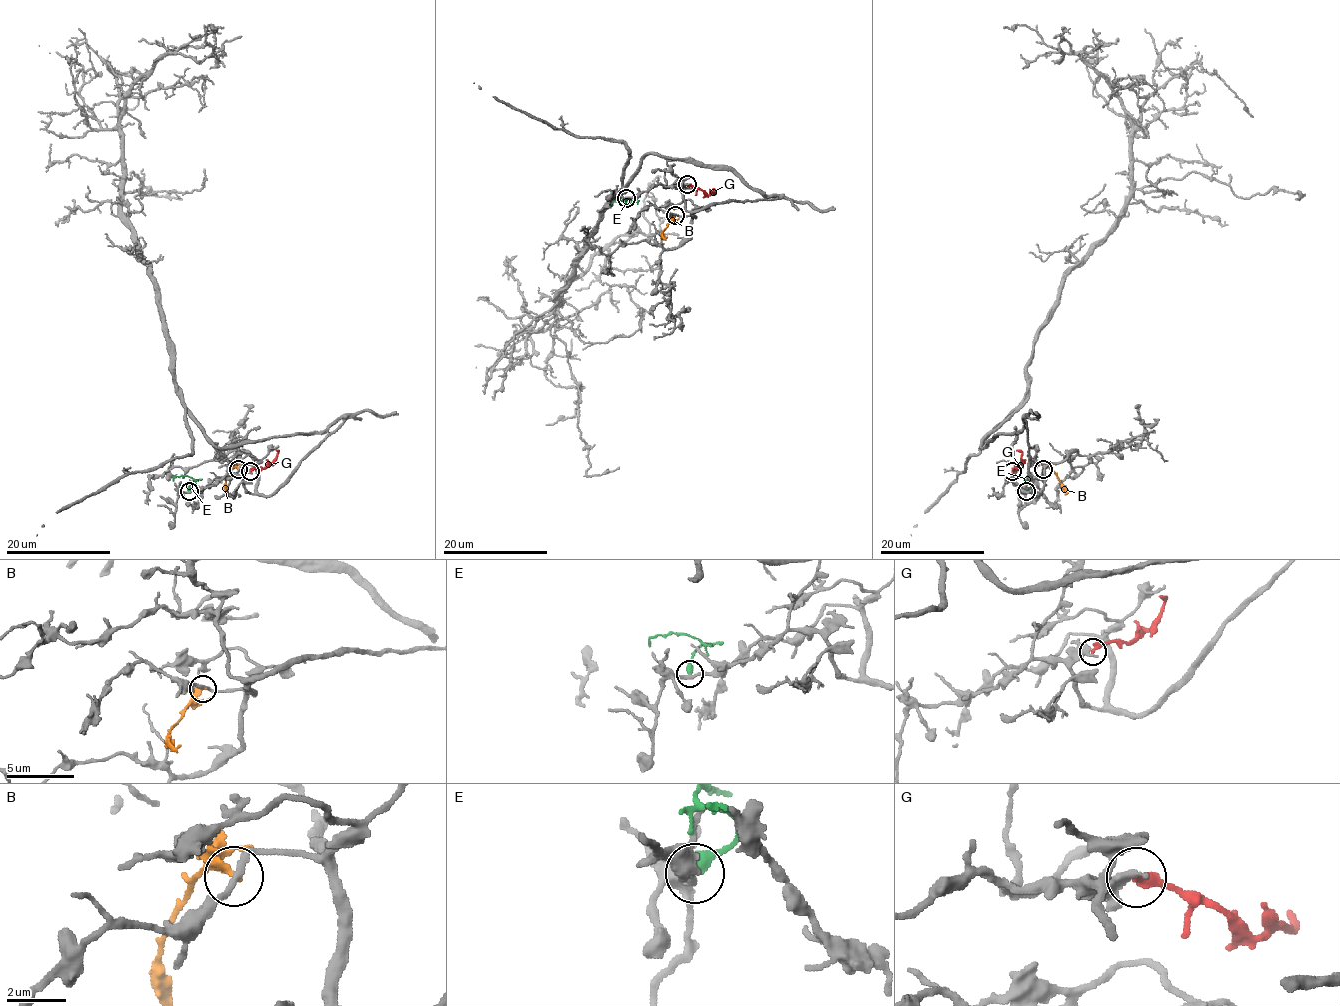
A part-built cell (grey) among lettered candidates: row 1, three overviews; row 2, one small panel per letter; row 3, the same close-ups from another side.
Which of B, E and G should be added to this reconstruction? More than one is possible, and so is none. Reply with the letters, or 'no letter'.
no letter

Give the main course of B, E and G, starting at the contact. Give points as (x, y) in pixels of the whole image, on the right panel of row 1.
B: (1043, 469), (1049, 468), (1065, 494)
E: (1026, 491), (1034, 482), (1026, 477), (1035, 481)
G: (1013, 472), (1023, 463), (1017, 450)

